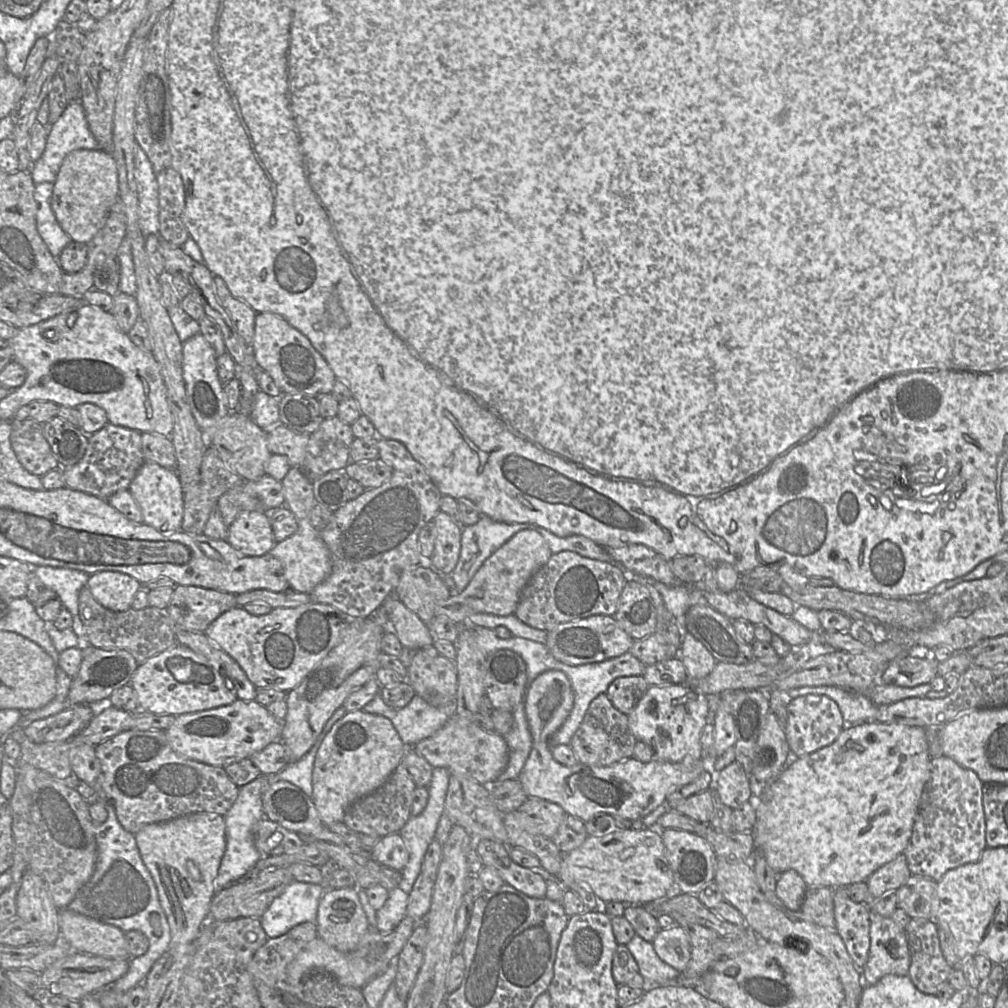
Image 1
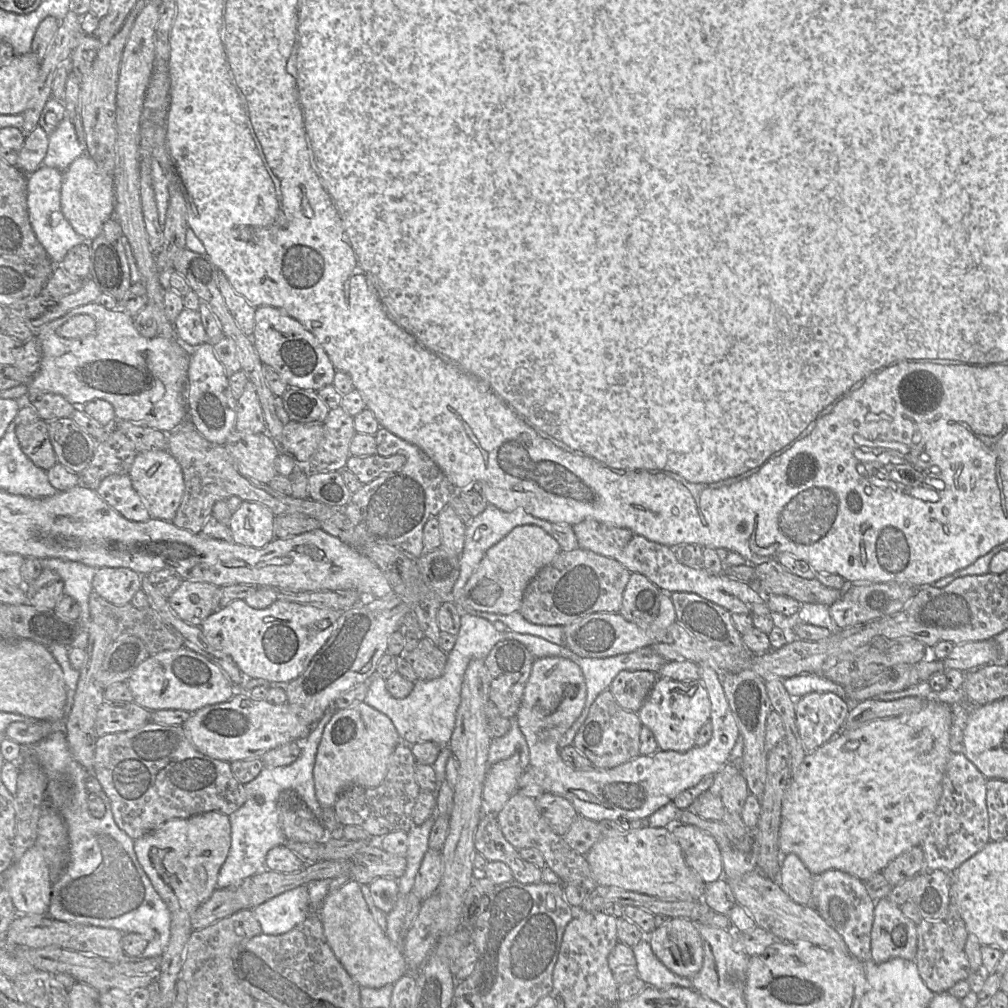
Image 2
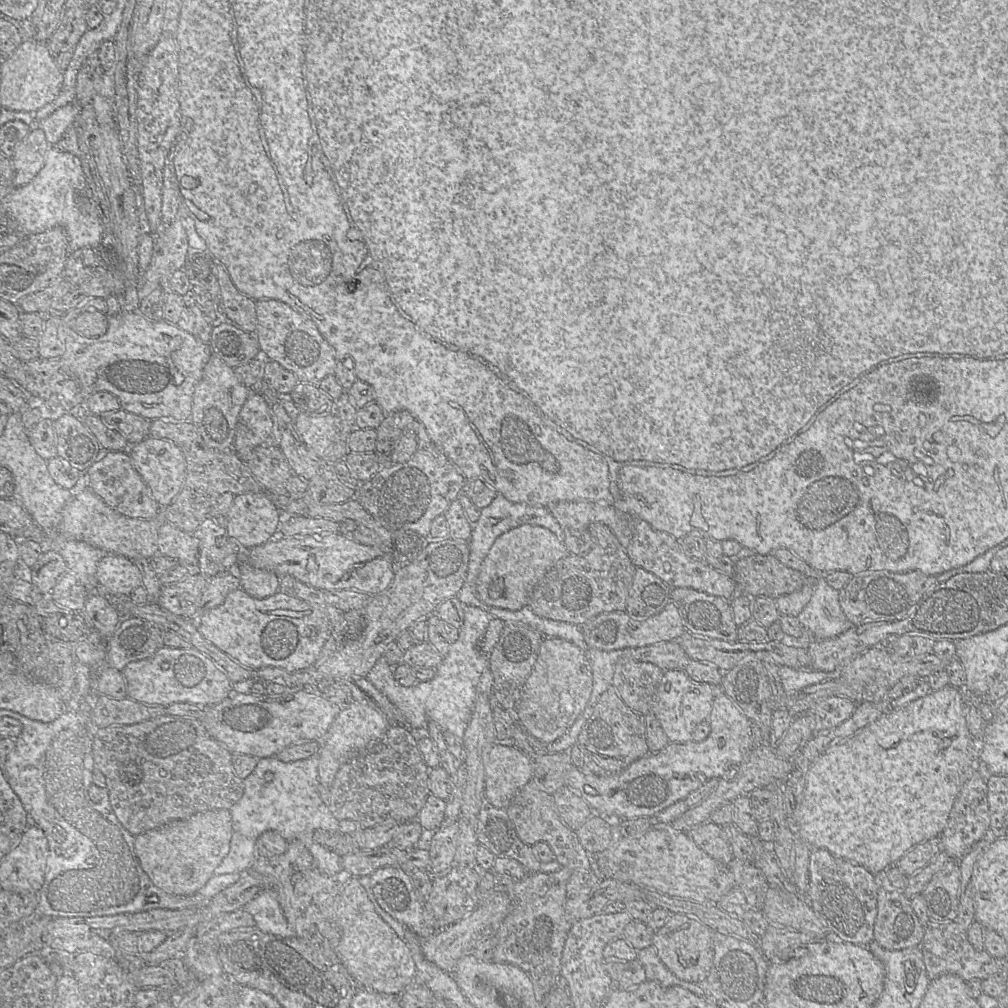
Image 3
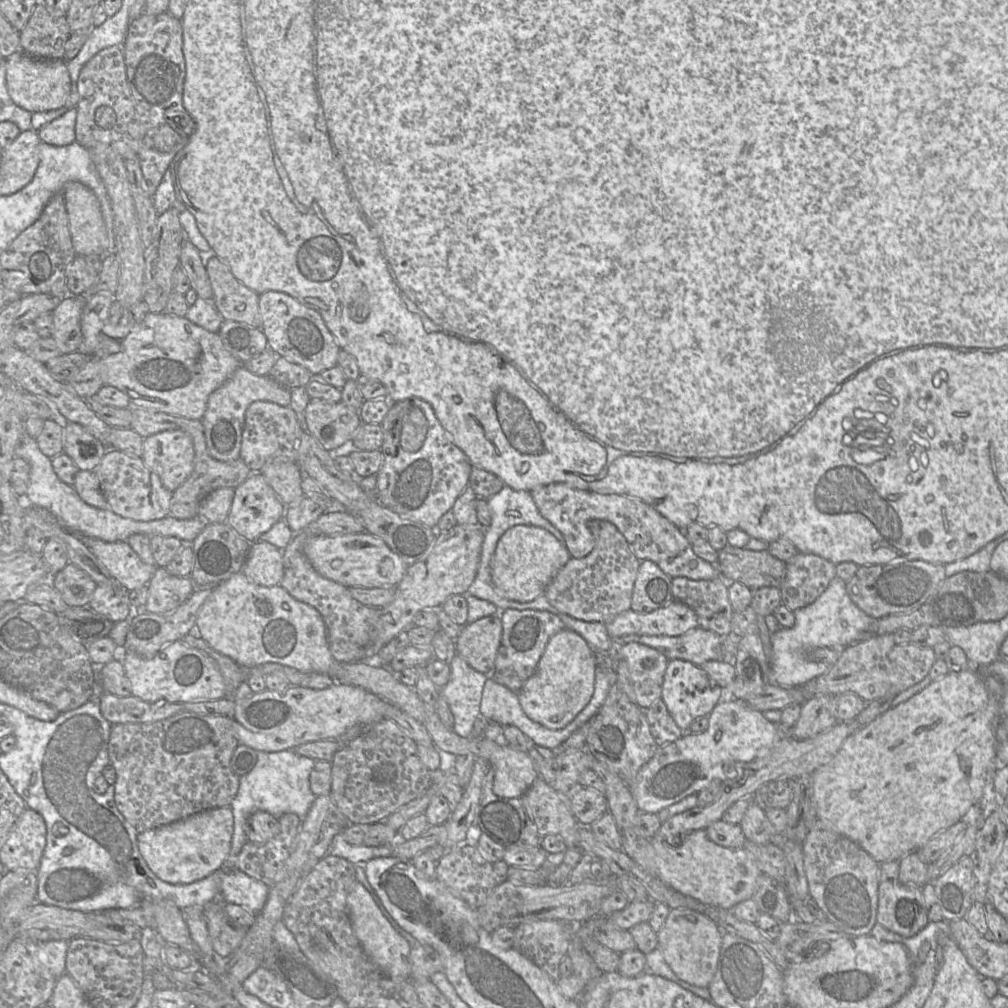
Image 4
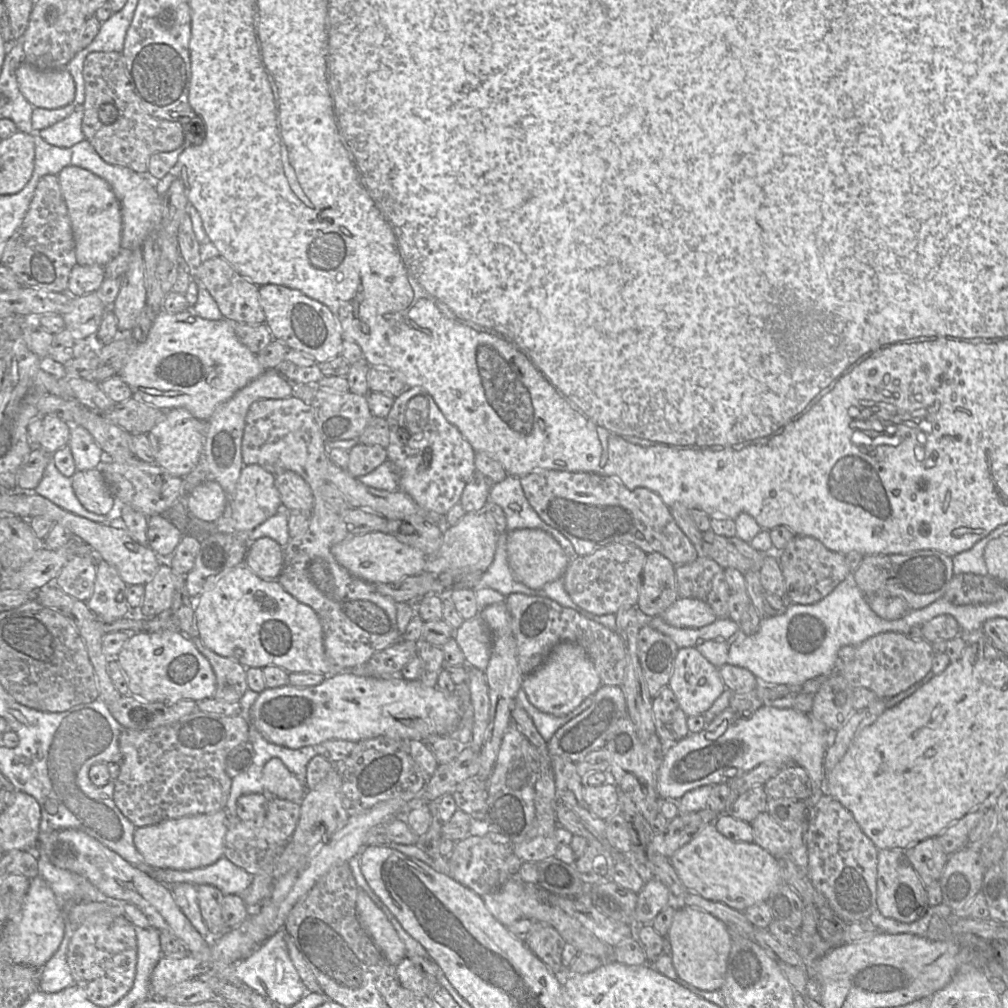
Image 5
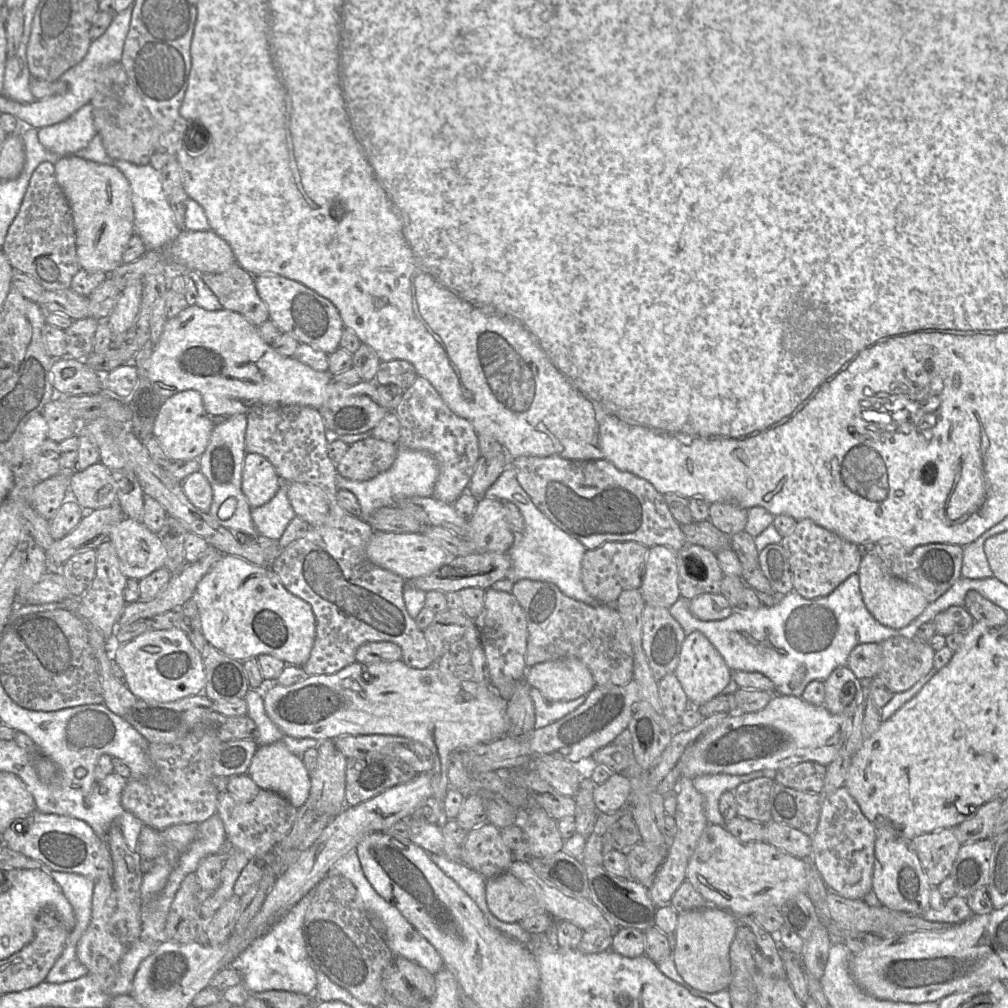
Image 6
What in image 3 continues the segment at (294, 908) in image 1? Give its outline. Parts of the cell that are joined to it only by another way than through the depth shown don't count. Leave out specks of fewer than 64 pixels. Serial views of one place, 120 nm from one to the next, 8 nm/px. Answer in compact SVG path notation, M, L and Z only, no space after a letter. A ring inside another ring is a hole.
M271 888L264 889L243 909L253 916L256 928L262 932L283 938L296 936L294 928L288 923L280 907L277 893Z

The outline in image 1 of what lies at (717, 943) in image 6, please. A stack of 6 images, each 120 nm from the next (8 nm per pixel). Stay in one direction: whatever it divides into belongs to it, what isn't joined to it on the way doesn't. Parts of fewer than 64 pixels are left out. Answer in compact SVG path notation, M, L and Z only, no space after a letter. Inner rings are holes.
M681 926L660 929L652 944L662 961L680 973L685 971L691 958L691 944L688 934Z

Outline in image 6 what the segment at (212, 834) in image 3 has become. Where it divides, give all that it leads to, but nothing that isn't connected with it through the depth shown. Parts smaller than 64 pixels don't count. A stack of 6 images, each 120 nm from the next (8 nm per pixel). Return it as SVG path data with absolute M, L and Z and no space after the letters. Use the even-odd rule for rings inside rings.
M199 823L177 824L163 830L143 826L137 852L146 862L153 862L160 856L168 859L171 867L194 840Z

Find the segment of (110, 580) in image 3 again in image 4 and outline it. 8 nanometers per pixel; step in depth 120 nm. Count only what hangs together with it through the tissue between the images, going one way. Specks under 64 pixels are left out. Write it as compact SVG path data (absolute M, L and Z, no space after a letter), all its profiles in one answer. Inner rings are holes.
M78 533L74 534L127 591L148 584L157 568L156 565L144 563L127 541L106 542Z

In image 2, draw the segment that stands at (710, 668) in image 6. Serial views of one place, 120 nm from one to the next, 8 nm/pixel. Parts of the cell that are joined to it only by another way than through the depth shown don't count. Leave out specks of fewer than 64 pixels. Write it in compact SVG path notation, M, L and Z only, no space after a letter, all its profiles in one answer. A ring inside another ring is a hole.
M658 678L637 712L643 726L649 728L663 751L686 752L695 746L701 727L710 719L711 702L701 681L675 681Z

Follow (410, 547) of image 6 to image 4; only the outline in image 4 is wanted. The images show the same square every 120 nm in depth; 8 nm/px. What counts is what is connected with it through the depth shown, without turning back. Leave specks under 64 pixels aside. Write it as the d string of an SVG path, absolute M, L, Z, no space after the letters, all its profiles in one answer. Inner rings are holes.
M366 531L356 534L311 536L304 545L304 554L321 576L347 588L395 587L407 569L403 560L382 539Z

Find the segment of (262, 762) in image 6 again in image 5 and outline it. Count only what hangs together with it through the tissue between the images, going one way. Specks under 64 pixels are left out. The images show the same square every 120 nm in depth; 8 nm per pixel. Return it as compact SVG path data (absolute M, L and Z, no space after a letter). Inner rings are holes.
M279 758L270 759L262 772L264 788L274 796L301 805L306 786L299 782Z

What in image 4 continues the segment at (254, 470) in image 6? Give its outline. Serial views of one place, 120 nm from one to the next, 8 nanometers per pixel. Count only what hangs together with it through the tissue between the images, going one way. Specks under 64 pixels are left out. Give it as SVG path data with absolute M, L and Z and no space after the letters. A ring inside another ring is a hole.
M252 472L234 489L226 523L253 543L282 518L285 518L285 505L264 476L260 472Z

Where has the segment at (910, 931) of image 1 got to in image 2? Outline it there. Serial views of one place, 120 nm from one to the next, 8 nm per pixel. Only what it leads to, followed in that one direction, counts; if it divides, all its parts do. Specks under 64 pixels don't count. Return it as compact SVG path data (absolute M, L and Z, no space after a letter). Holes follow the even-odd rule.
M922 920L917 925L917 952L915 963L925 985L934 993L947 992L957 982L966 980L973 972L964 949L953 940L943 920Z

